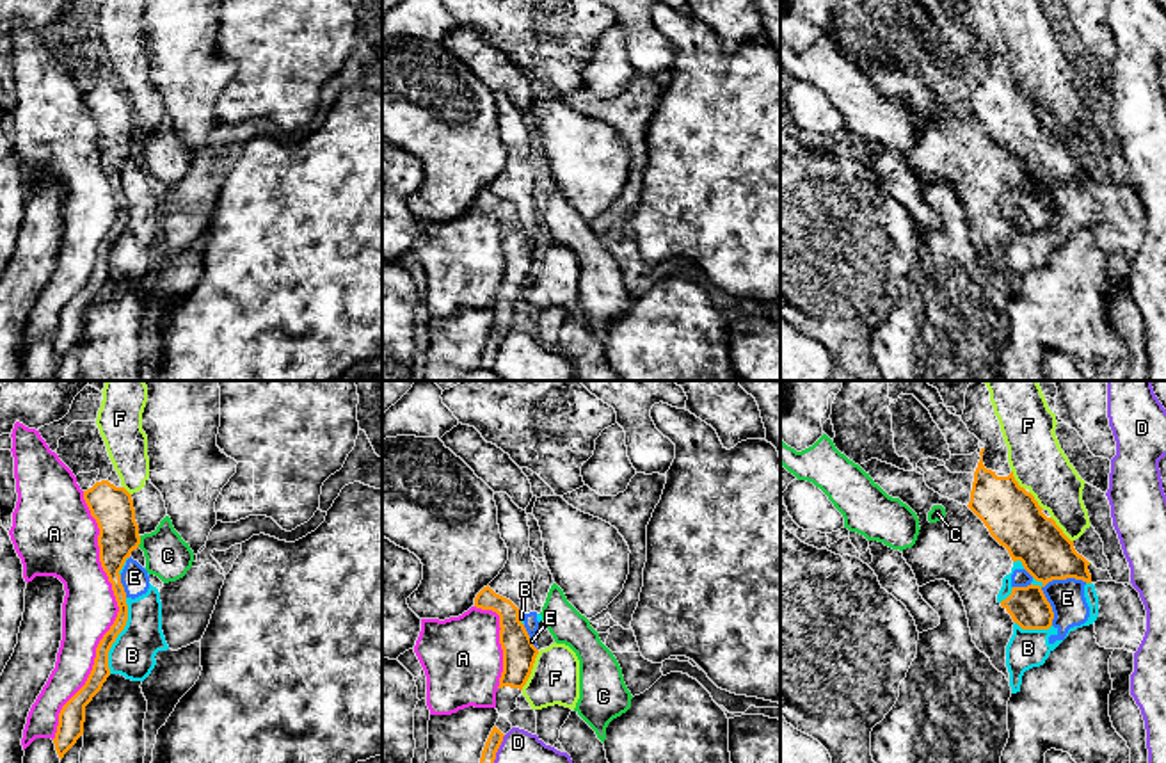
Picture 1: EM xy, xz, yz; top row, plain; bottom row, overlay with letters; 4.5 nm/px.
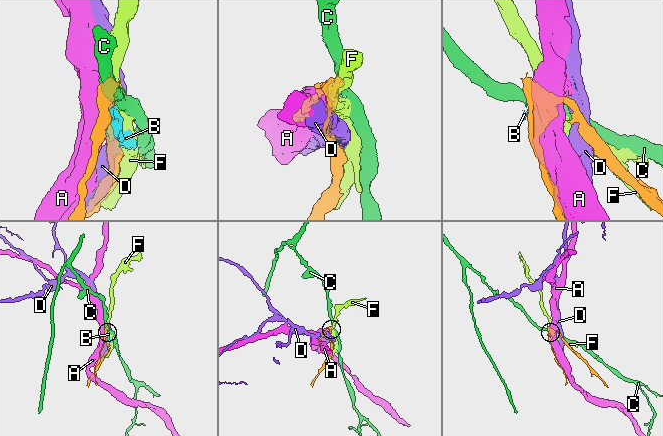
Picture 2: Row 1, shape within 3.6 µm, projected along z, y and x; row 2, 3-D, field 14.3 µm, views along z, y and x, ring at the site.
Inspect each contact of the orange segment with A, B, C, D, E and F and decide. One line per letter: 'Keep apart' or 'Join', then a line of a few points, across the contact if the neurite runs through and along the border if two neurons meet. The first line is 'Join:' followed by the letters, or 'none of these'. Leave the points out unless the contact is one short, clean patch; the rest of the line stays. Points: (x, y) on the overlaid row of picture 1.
Join: none of these
A: Keep apart
B: Keep apart
C: Keep apart. Line: xy (141, 536), (137, 546)
D: Keep apart
E: Keep apart. Line: yz (1085, 580), (1053, 578), (1042, 589), (1053, 612), (1051, 625)
F: Keep apart

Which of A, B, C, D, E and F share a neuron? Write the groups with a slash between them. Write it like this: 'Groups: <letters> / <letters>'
Groups: A / B E / C / D / F

